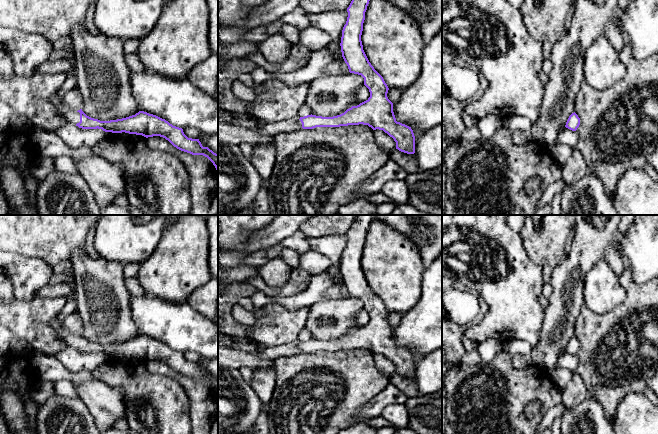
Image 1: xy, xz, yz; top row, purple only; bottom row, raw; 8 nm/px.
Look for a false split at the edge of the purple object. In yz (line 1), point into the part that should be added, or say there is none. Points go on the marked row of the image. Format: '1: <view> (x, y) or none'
1: none

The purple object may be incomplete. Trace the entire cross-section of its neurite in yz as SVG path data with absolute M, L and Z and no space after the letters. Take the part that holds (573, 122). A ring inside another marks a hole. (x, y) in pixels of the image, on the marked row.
M574 112L572 113L567 122L566 122L566 125L565 127L572 130L572 131L576 131L577 128L579 127L580 125L580 118L578 117L578 115Z

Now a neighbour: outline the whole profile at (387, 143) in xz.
M373 130L373 135L381 149L390 152L392 149L396 148L396 142L394 139L383 130Z

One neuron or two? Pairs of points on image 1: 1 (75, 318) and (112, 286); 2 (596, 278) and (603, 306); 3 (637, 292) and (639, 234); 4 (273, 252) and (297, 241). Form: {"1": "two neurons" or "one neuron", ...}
{"1": "two neurons", "2": "one neuron", "3": "two neurons", "4": "one neuron"}

